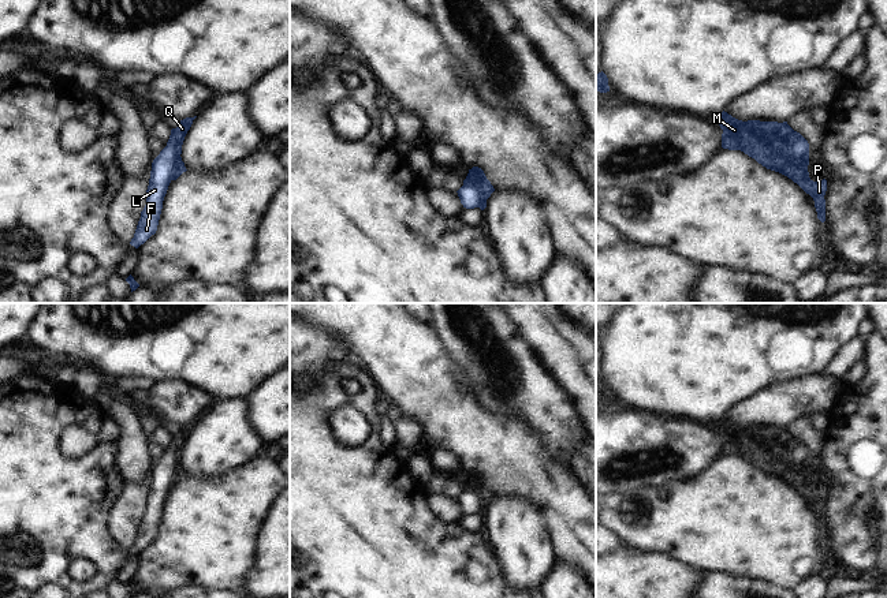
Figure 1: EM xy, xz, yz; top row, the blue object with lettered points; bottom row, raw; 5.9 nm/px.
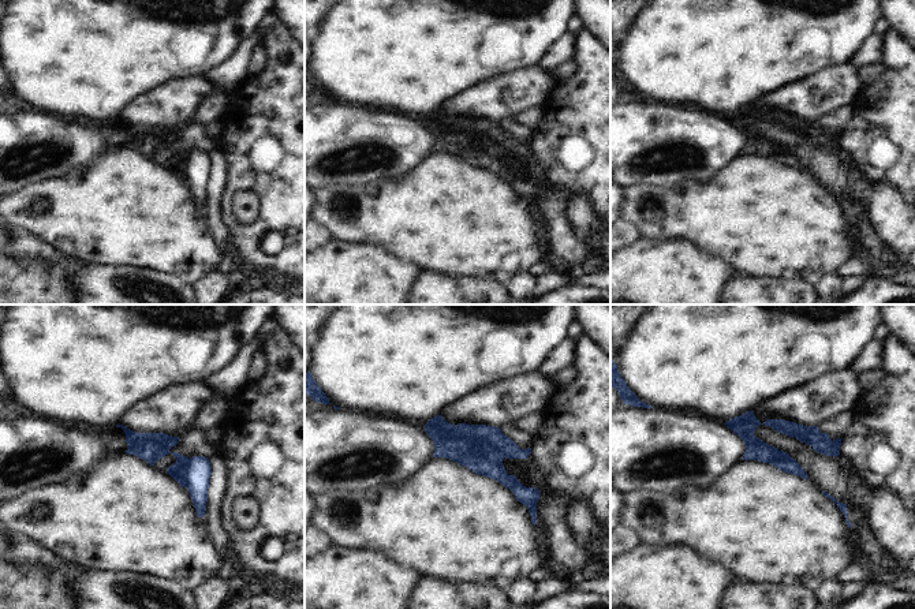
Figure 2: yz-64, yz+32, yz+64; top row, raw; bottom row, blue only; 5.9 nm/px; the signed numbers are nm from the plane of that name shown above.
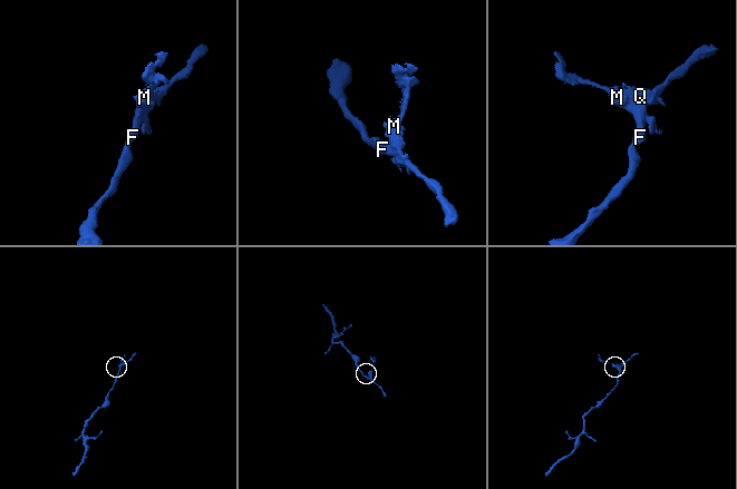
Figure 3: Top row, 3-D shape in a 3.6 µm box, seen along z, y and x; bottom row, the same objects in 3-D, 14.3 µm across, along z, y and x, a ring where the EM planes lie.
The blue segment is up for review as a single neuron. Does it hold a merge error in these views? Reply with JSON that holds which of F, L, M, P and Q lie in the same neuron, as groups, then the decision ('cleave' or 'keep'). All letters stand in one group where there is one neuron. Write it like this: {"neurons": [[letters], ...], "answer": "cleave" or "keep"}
{"neurons": [["F", "L", "M", "P", "Q"]], "answer": "keep"}

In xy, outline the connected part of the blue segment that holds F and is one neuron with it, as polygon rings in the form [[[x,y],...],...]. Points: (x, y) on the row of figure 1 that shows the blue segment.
[[[195,117],[183,119],[176,128],[171,130],[167,146],[152,162],[146,205],[141,212],[134,238],[130,242],[135,248],[156,233],[168,186],[187,171],[180,157],[182,145]]]

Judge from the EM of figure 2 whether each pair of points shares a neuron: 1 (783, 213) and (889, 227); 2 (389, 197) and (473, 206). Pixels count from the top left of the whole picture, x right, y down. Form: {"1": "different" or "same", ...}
{"1": "different", "2": "same"}

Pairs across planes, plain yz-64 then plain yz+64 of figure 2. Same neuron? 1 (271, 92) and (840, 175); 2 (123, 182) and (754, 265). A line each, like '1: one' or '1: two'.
1: two
2: one

